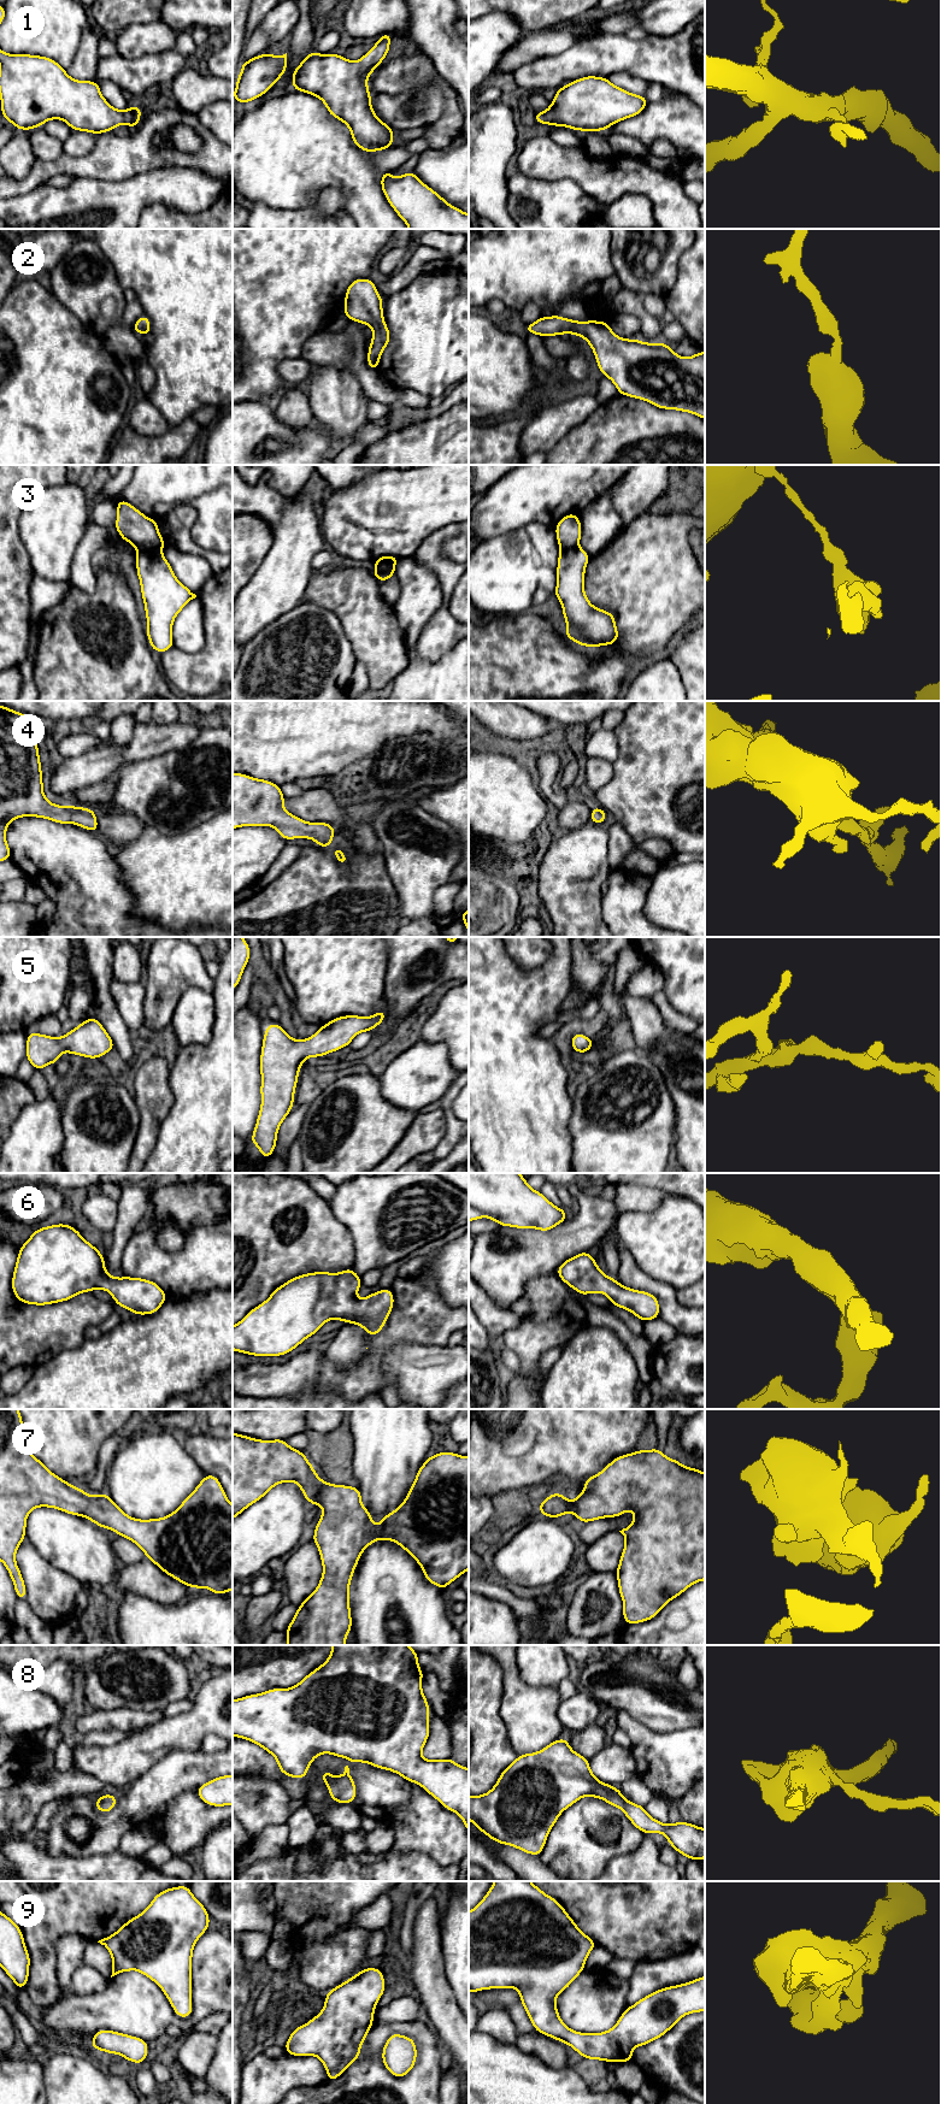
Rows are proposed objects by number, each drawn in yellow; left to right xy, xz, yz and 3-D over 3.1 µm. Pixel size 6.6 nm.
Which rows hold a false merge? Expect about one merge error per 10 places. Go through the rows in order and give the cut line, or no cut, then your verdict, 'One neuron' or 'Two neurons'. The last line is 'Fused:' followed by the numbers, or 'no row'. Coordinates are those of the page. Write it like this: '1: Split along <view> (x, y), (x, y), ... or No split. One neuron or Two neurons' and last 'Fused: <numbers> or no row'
1: No split. One neuron
2: No split. One neuron
3: Split along xy (160, 548), (137, 550). Two neurons
4: No split. One neuron
5: No split. One neuron
6: No split. One neuron
7: No split. One neuron
8: No split. One neuron
9: No split. One neuron
Fused: 3

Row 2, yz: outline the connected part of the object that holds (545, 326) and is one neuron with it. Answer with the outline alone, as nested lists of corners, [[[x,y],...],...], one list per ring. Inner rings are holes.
[[[554,314],[541,316],[524,328],[528,335],[536,334],[542,338],[565,334],[584,338],[594,352],[600,372],[613,382],[618,395],[645,400],[661,409],[688,412],[705,420],[705,352],[683,358],[663,342],[647,343],[636,338],[621,338],[604,320],[578,322]]]

